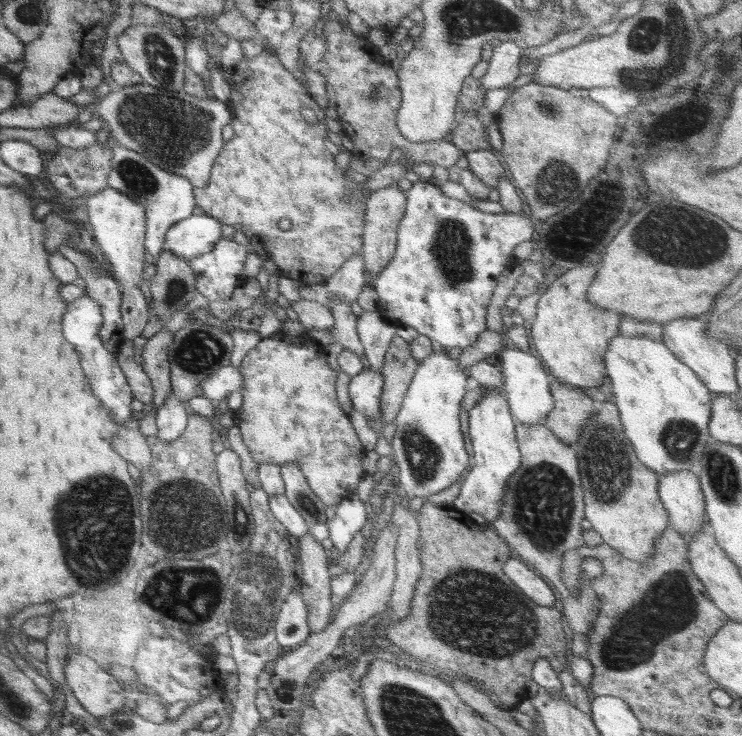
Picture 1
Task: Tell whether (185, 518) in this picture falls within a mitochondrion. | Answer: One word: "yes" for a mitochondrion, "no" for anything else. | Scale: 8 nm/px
yes

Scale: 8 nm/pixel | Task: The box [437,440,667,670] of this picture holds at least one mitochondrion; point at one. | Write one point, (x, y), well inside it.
(539, 493)

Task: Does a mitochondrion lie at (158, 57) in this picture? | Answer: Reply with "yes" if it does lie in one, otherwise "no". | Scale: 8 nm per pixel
yes

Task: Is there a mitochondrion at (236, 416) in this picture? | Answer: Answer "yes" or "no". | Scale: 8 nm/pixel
no

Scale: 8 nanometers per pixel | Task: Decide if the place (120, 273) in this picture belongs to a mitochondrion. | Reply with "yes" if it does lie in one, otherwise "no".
no

